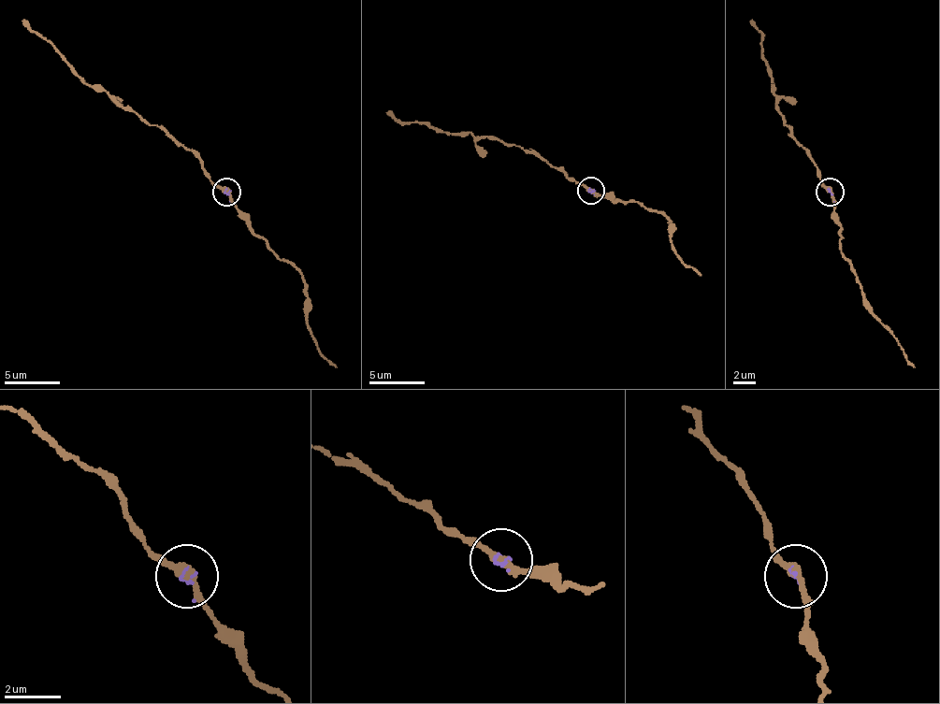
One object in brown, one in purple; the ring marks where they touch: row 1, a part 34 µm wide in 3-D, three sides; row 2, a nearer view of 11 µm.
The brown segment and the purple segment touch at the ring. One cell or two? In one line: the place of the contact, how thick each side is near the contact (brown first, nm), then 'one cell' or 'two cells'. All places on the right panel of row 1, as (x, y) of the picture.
place (830, 192); calibres 280 and 80 nm; one cell

